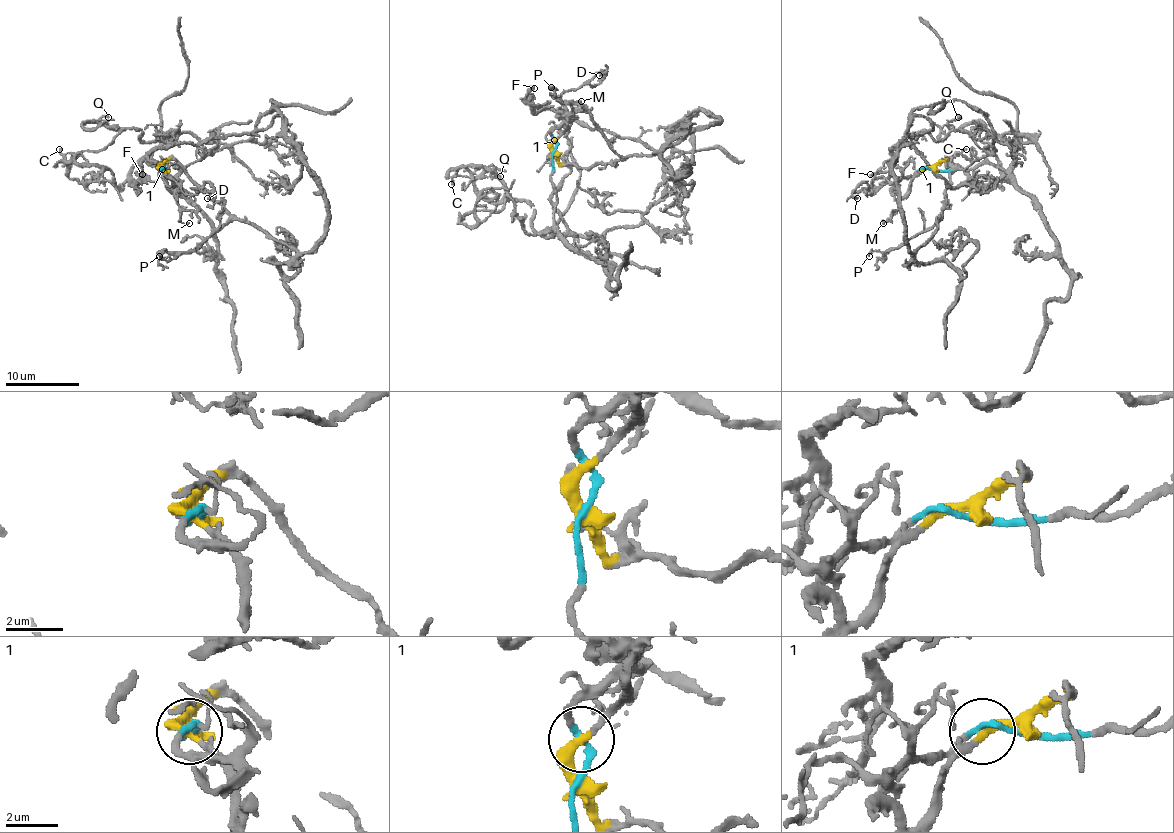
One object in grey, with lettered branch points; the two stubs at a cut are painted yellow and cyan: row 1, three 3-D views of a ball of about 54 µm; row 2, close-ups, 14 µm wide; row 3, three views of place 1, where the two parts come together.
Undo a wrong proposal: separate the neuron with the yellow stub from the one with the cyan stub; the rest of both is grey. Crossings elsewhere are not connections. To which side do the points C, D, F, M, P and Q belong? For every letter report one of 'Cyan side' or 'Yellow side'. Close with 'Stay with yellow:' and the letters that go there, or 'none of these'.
C: Cyan side
D: Cyan side
F: Yellow side
M: Yellow side
P: Yellow side
Q: Cyan side
Stay with yellow: F, M, P

